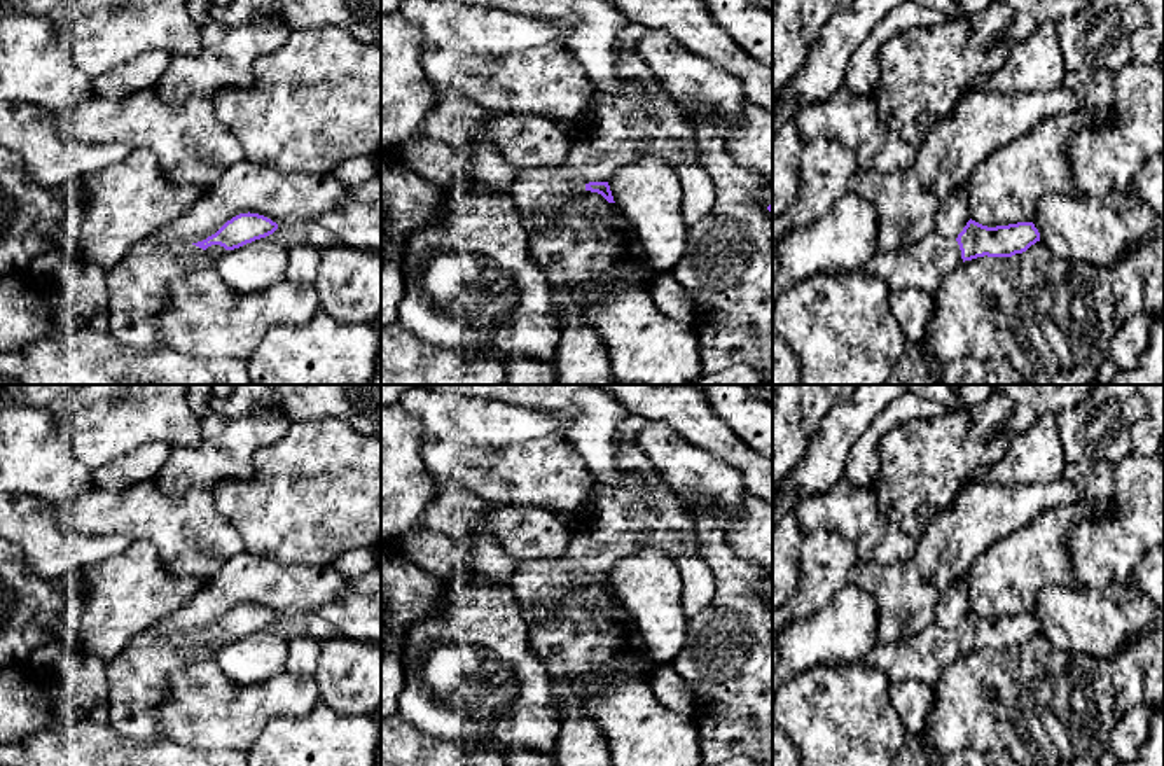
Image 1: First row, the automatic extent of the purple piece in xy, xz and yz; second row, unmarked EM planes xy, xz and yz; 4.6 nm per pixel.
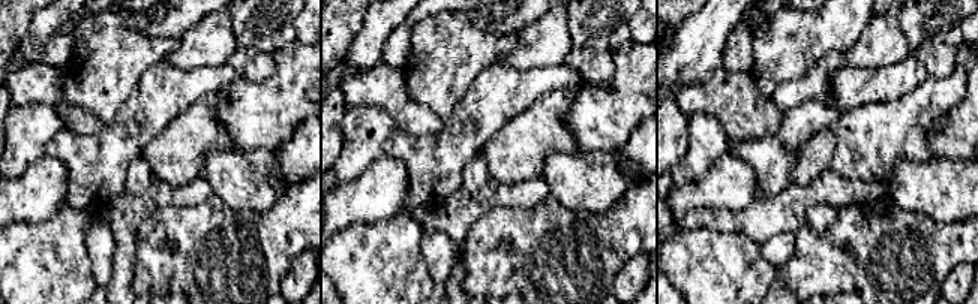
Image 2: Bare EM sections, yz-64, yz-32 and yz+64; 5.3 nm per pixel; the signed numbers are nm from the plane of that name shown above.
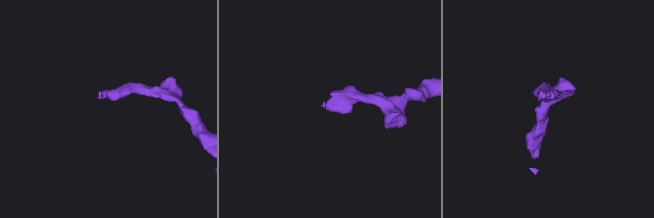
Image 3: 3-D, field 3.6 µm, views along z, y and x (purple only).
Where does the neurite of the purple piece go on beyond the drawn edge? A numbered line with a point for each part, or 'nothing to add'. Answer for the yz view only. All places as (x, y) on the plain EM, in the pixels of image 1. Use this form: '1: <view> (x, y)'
1: yz (923, 658)

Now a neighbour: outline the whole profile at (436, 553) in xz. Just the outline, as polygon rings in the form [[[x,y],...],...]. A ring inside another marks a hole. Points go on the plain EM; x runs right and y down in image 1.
[[[411,532],[398,539],[397,547],[419,568],[439,579],[451,579],[472,572],[472,549],[451,540],[444,533]]]

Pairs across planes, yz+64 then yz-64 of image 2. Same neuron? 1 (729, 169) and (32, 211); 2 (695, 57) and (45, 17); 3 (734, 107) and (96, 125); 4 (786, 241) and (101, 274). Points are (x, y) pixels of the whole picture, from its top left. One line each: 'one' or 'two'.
1: one
2: one
3: one
4: one

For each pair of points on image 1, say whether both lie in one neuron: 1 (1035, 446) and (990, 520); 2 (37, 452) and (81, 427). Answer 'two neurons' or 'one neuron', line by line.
1: two neurons
2: two neurons

